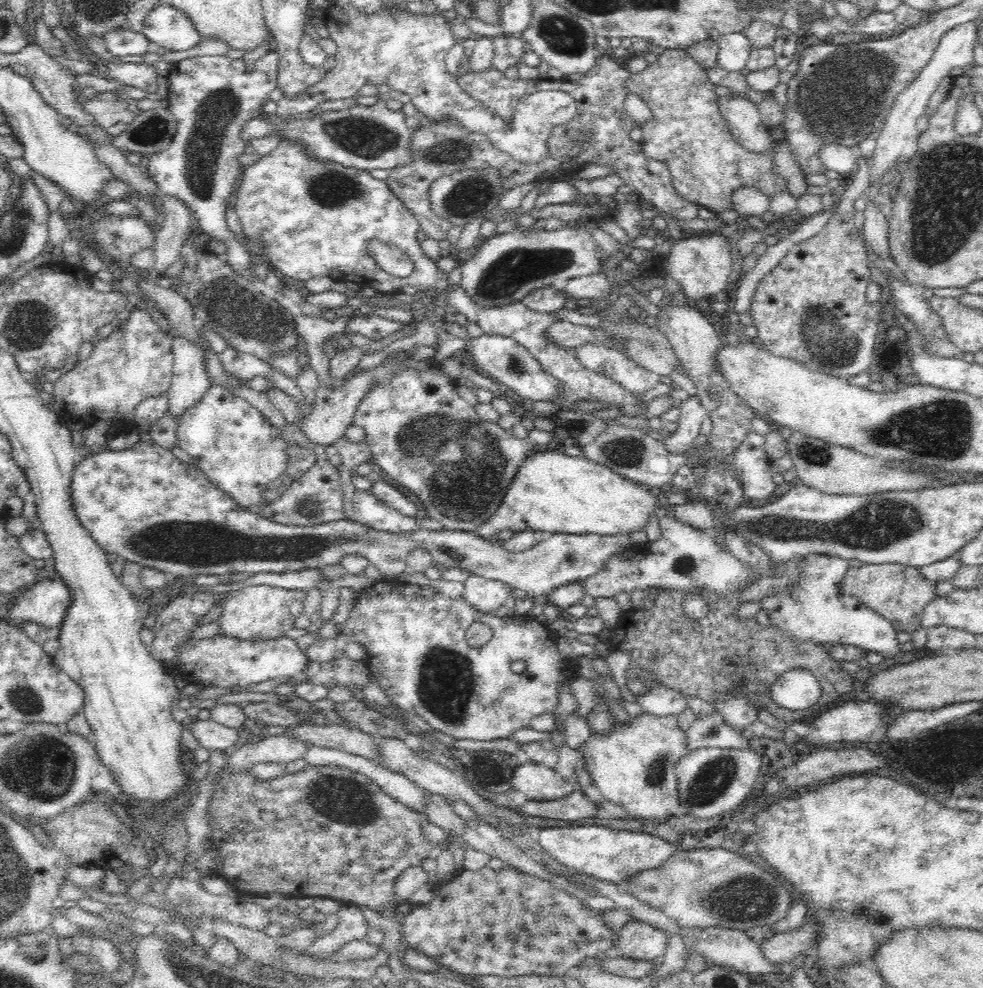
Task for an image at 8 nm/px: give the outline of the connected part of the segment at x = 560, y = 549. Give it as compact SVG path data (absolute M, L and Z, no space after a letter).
M146 437L128 449L106 450L80 460L71 478L71 499L78 521L104 552L118 554L124 560L139 564L141 568L149 566L185 579L190 579L196 574L218 574L227 577L232 572L248 572L253 575L325 569L340 563L348 555L362 555L368 559L369 564L378 568L380 574L394 576L405 571L405 560L410 552L415 548L424 548L430 553L434 565L442 569L459 568L474 575L504 582L518 590L524 597L543 601L559 586L584 580L600 572L606 566L608 558L632 546L627 535L622 534L602 536L551 533L547 539L536 543L536 546L530 550L510 553L504 550L502 542L498 539L492 541L480 537L478 533L444 528L386 532L348 518L314 526L278 524L261 514L252 513L238 506L210 483L204 471L194 464L181 463L174 457L172 451L167 451Z

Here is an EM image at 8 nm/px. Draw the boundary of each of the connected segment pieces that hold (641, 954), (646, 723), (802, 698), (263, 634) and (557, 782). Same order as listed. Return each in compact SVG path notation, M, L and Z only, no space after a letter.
M634 918L616 930L614 946L618 957L634 960L661 960L667 948L667 933Z
M644 713L605 735L591 734L580 750L588 759L594 794L622 807L630 819L660 826L676 818L681 804L675 765L688 752L686 733L678 728L677 718Z
M790 670L772 686L772 699L786 710L806 710L820 697L820 684L806 670Z
M247 586L229 593L228 598L219 602L224 608L222 616L217 620L221 632L232 638L244 640L272 640L285 636L286 631L292 628L294 620L298 618L307 590L288 590L279 586Z
M526 762L514 768L510 786L522 792L527 800L558 800L574 791L555 770L534 762Z

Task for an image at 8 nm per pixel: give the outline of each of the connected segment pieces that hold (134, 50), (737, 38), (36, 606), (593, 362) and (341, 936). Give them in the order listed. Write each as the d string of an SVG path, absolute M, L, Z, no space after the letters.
M112 28L102 34L107 52L112 56L140 56L148 50L149 40L142 32L126 28Z
M731 32L717 38L719 53L717 63L728 72L738 72L745 67L750 49L750 39L743 32Z
M56 576L54 578L44 579L37 582L32 588L24 591L22 594L17 594L17 603L10 604L9 611L4 619L9 620L17 625L22 620L31 620L42 626L47 626L55 632L60 628L66 618L69 606L72 604L71 588L61 579Z
M578 346L576 355L583 365L594 372L605 372L628 392L642 394L661 382L661 376L630 360L623 352L607 350L604 346Z
M340 901L337 914L337 922L333 930L323 937L316 937L312 946L309 946L304 953L324 959L329 957L332 952L336 952L340 946L344 946L352 940L365 938L367 935L366 919L364 919L362 908L358 904Z

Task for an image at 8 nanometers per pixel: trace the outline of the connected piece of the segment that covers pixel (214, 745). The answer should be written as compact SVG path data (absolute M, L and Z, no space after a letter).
M211 719L197 720L189 725L188 729L200 747L210 752L230 750L239 737L238 730L223 726Z

